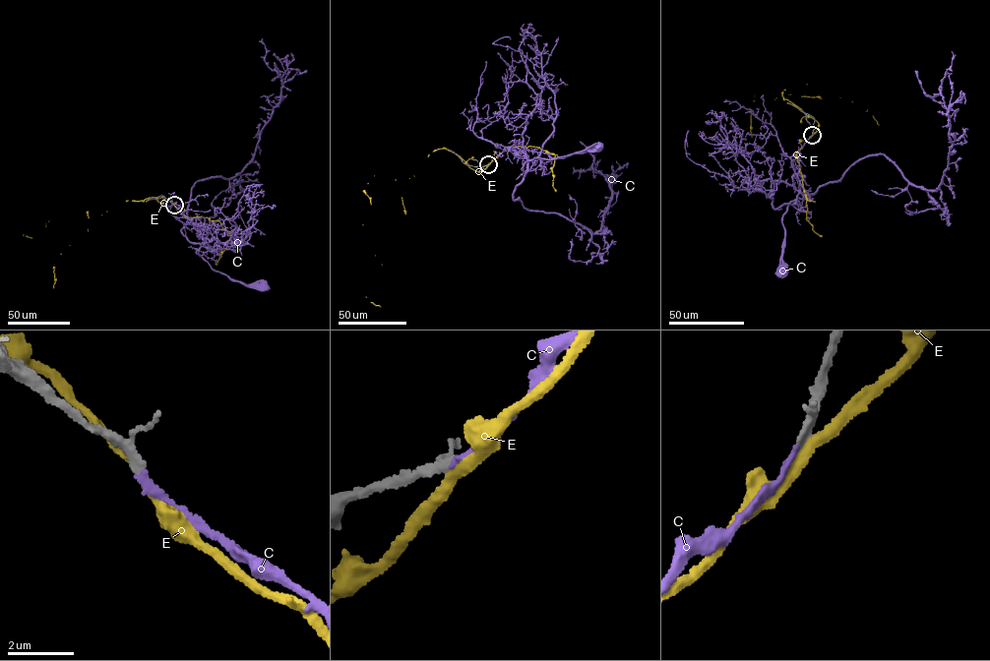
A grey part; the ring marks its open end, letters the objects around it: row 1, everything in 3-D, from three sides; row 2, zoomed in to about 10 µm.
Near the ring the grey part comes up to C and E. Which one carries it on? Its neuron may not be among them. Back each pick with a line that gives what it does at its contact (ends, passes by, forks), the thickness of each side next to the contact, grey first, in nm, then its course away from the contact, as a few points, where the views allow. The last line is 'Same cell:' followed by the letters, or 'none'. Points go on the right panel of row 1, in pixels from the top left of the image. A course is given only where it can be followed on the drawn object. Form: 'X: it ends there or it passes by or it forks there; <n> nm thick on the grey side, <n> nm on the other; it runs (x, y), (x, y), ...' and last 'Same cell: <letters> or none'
C: it ends there; 200 nm thick on the grey side, 200 nm on the other; it runs (812, 135), (790, 158), (800, 193), (805, 197), (790, 202), (782, 218), (785, 236), (779, 261), (782, 272)
Same cell: C

